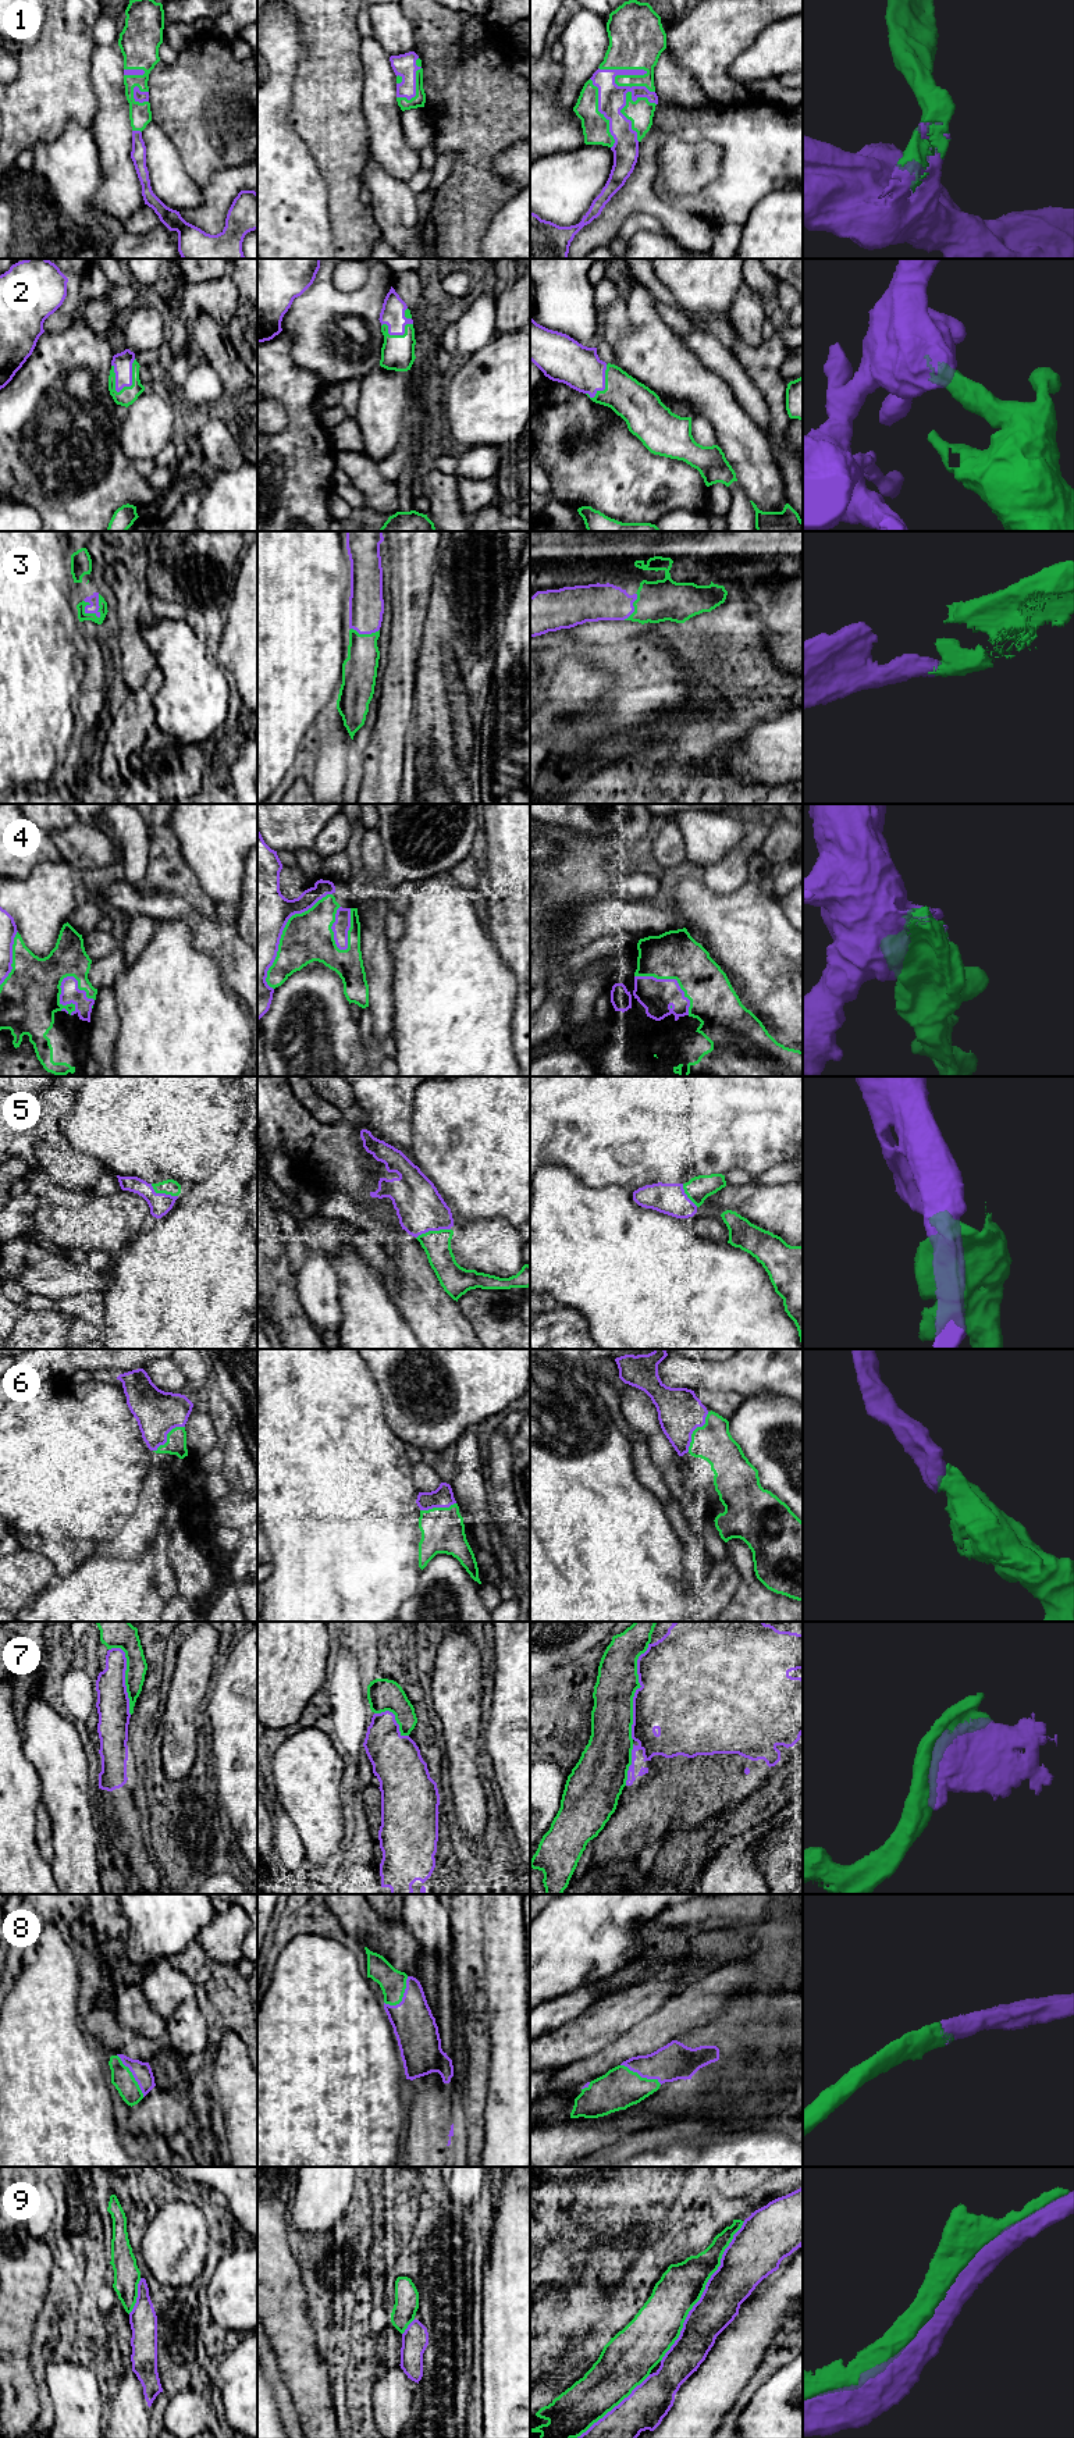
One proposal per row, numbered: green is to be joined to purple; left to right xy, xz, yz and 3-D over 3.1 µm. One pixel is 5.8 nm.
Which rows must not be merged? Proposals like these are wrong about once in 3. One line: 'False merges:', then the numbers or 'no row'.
False merges: 4, 7, 9

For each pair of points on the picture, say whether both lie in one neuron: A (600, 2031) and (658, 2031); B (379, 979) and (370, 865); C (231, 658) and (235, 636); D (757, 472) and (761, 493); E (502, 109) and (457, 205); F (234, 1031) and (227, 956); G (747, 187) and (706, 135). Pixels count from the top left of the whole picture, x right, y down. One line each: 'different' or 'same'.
A: different
B: same
C: same
D: same
E: same
F: different
G: same

